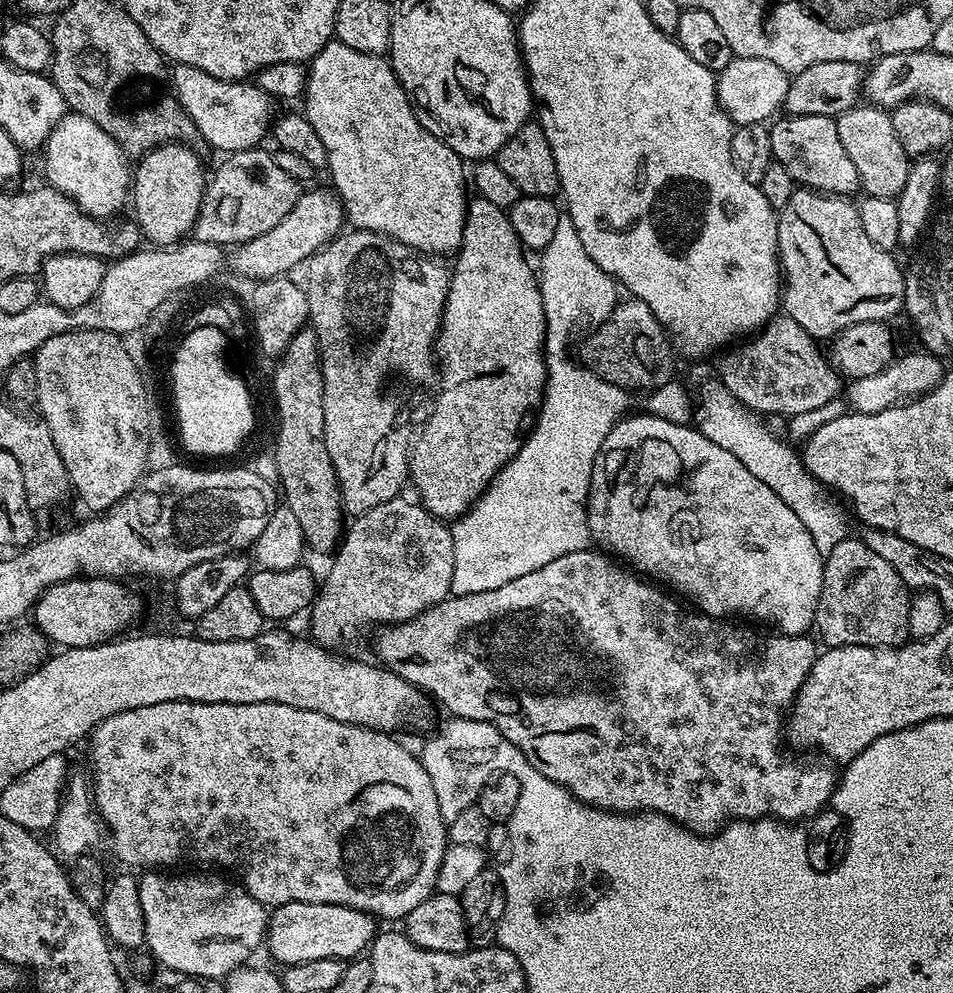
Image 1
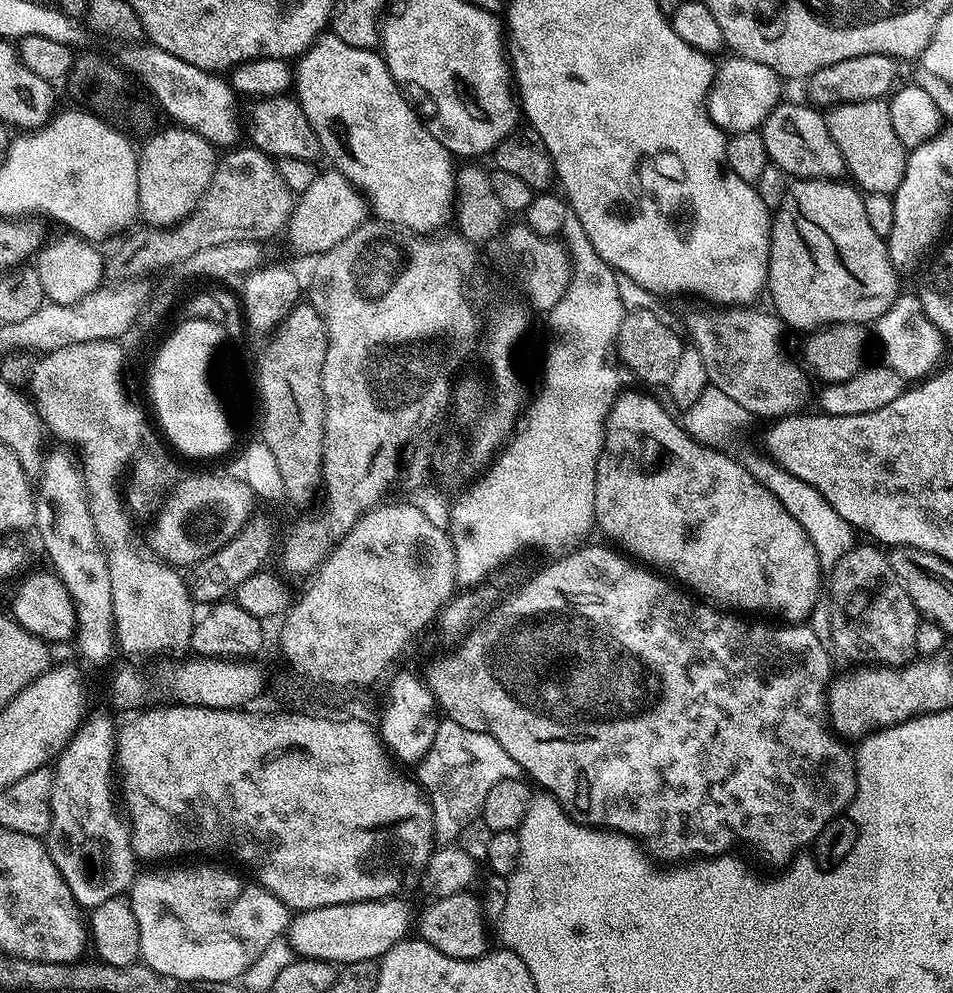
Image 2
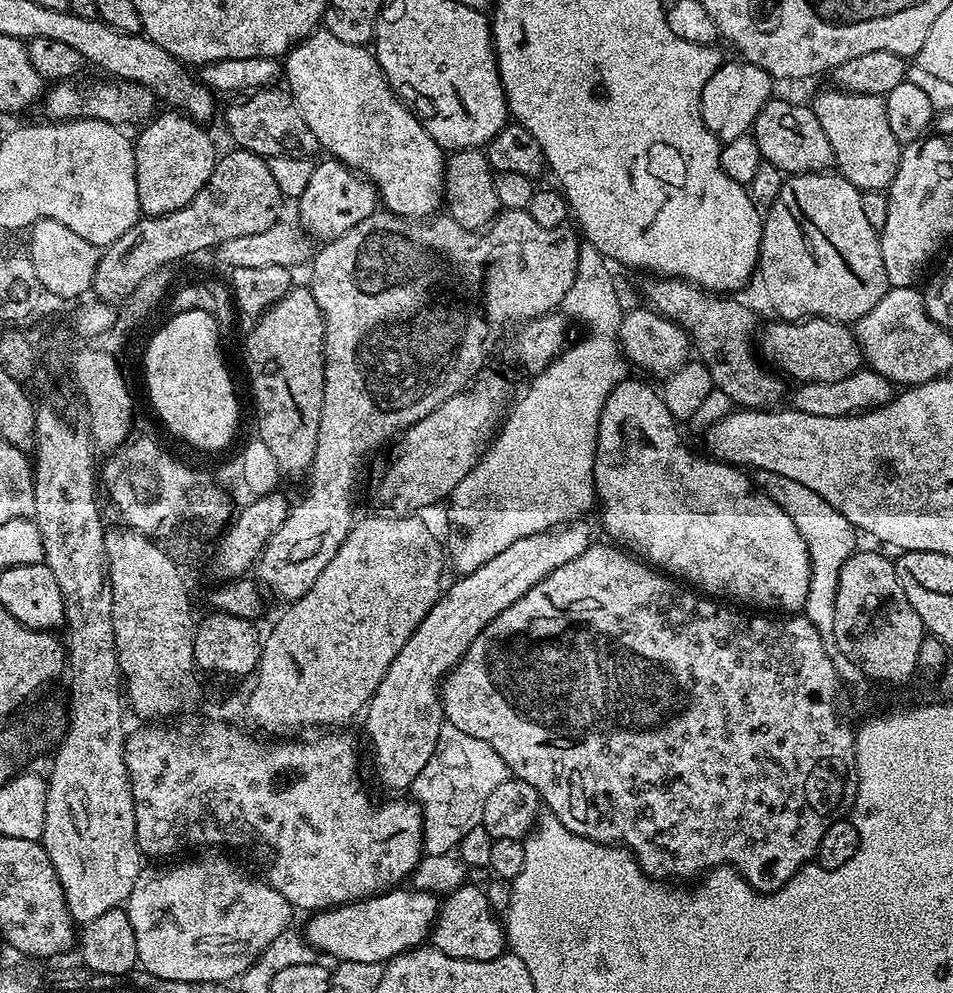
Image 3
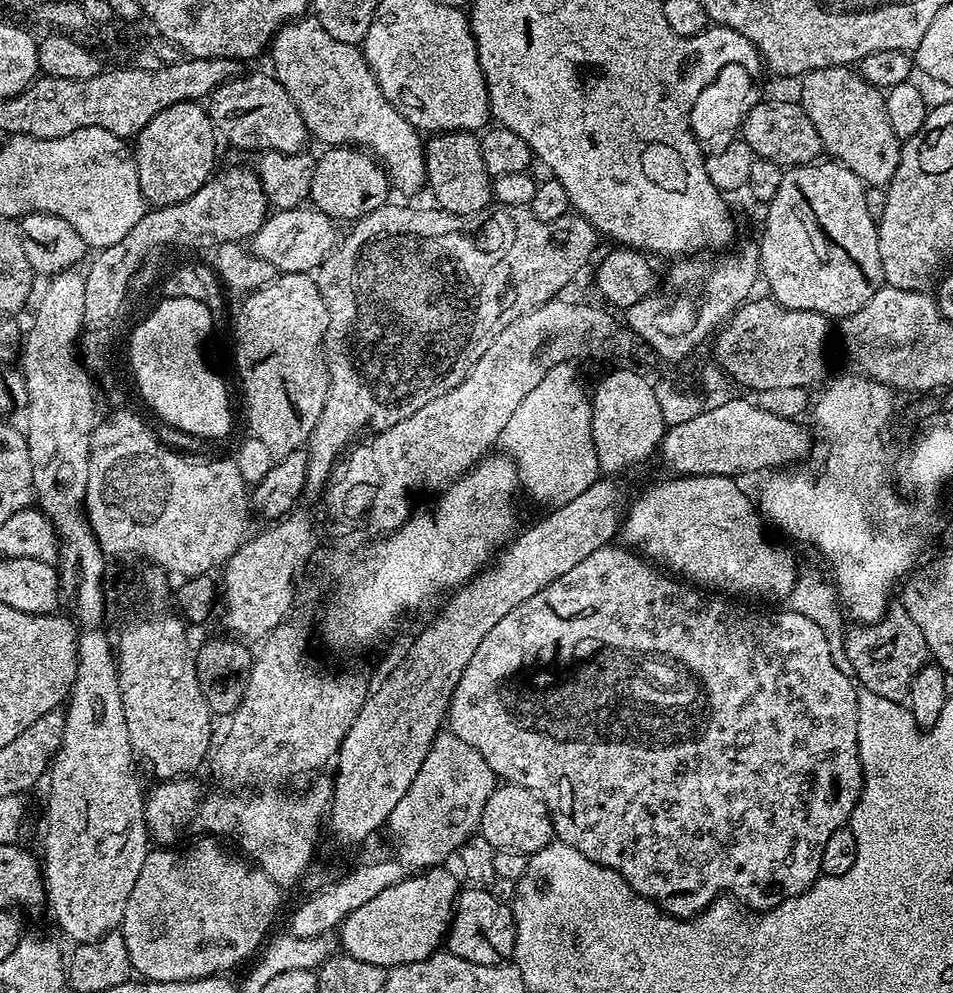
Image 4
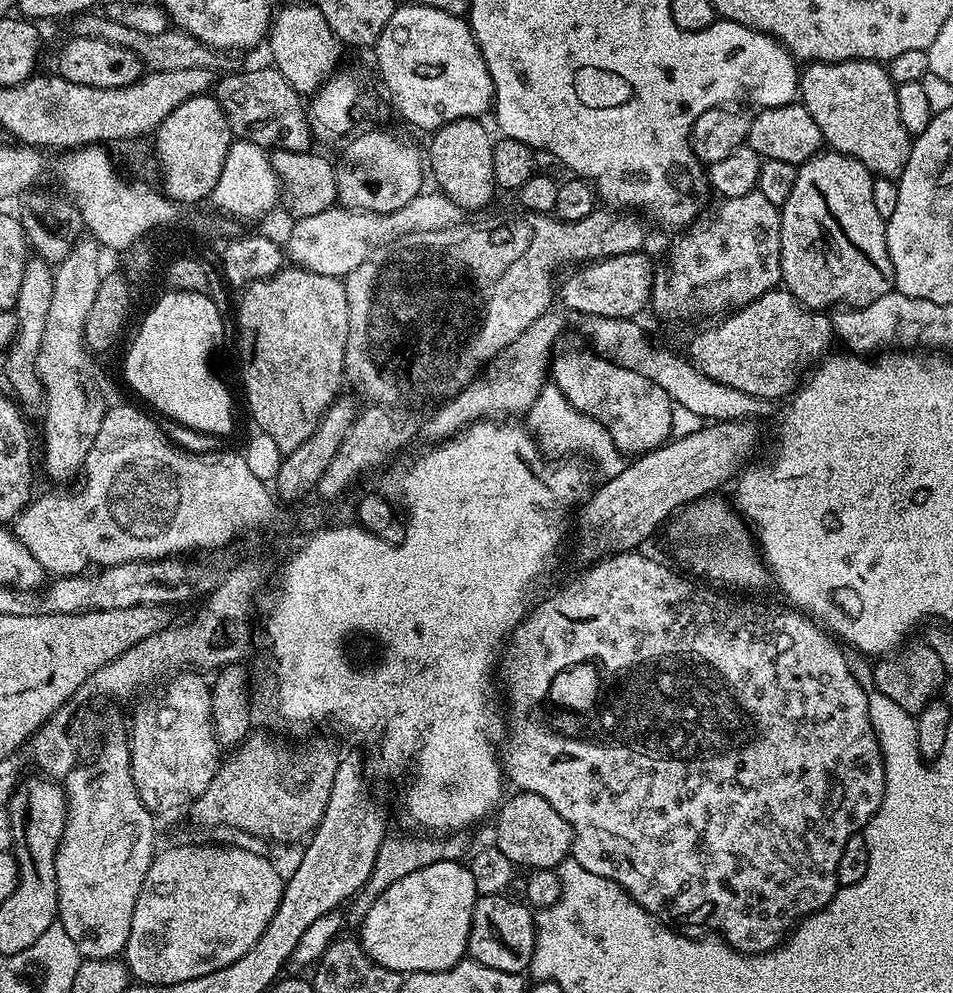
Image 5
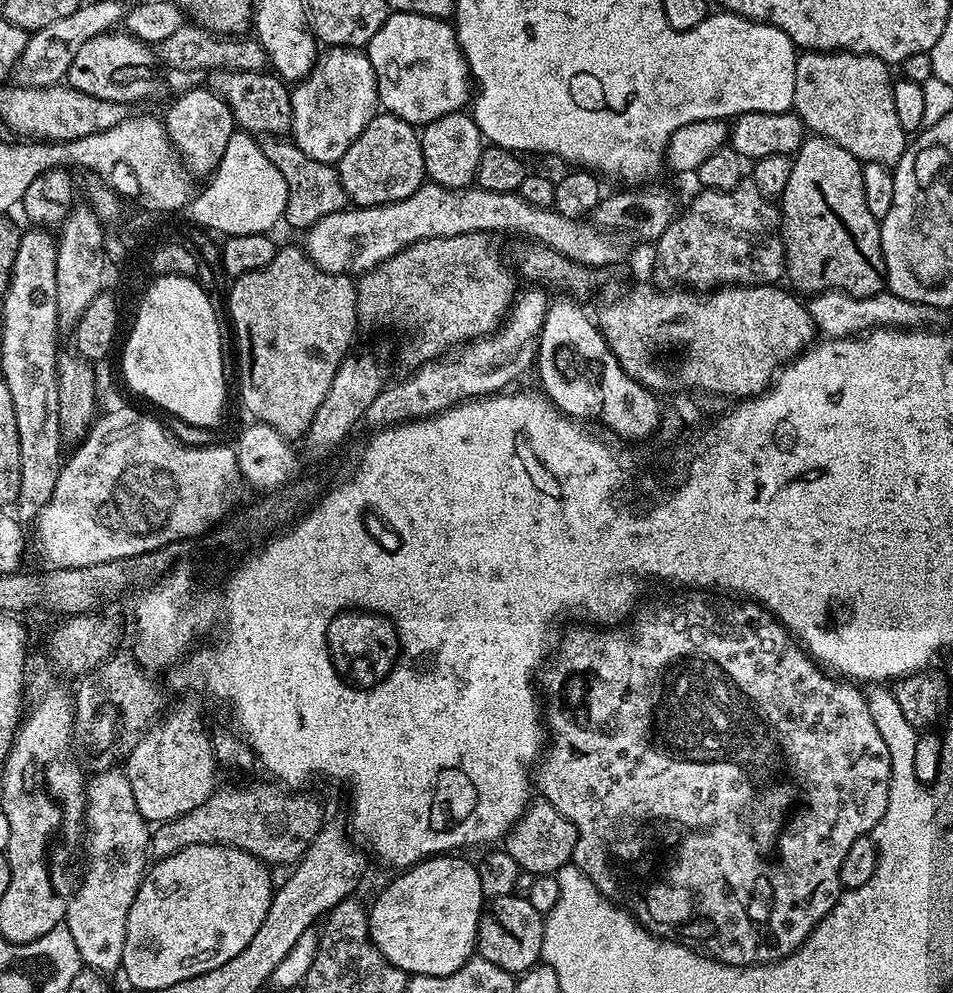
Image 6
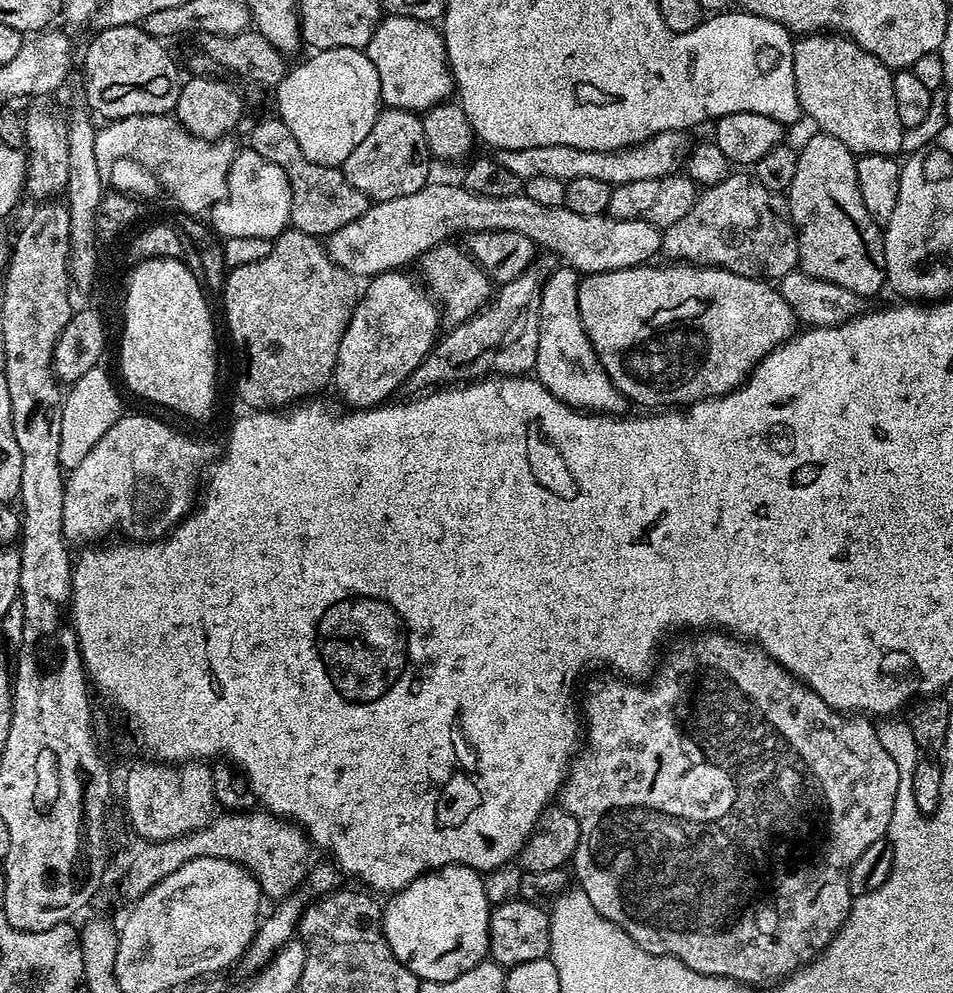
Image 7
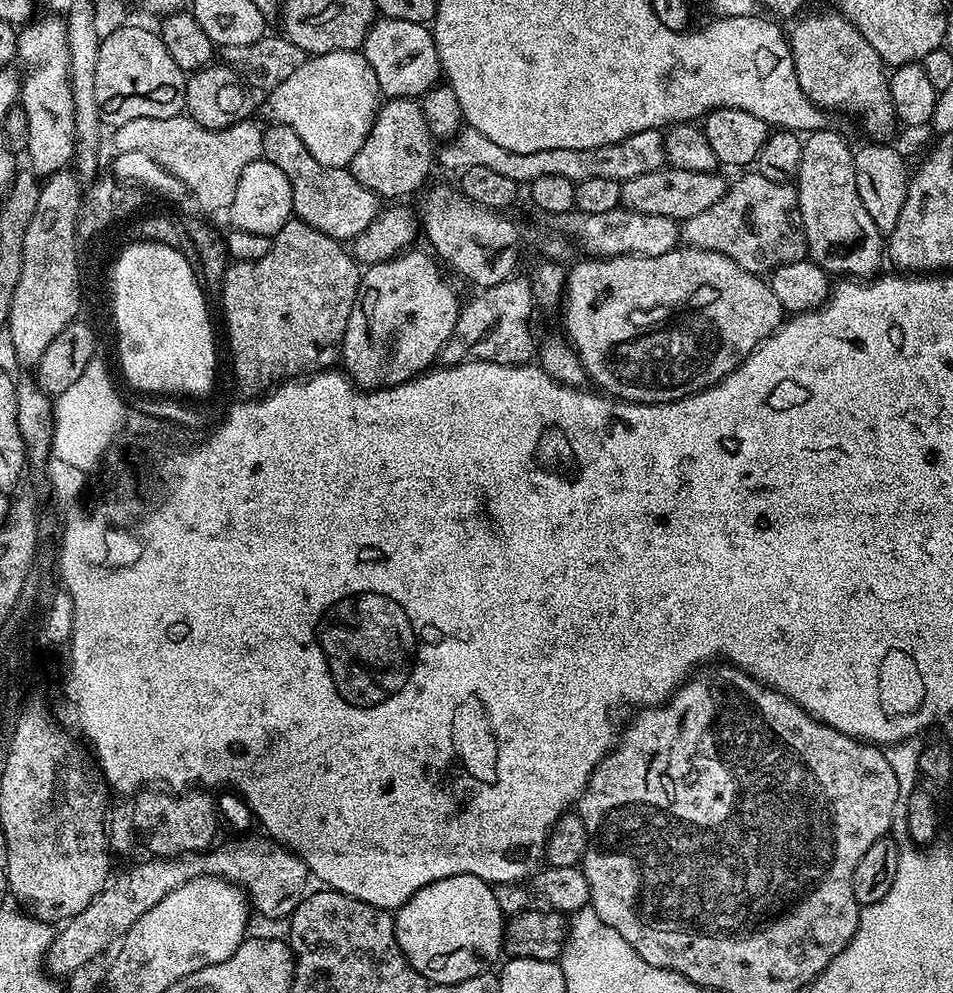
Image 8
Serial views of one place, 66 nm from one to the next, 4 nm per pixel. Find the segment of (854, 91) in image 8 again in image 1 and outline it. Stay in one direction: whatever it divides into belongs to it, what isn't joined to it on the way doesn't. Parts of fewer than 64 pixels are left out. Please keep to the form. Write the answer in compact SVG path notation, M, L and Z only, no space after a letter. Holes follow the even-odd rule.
M875 106L860 107L850 107L841 116L835 117L838 138L842 138L842 146L846 150L846 154L849 155L850 162L854 162L854 167L858 170L861 189L869 196L896 200L900 195L900 191L906 186L910 158L906 154L906 150L902 150L902 142L898 142L898 134L894 130L894 122L891 115Z

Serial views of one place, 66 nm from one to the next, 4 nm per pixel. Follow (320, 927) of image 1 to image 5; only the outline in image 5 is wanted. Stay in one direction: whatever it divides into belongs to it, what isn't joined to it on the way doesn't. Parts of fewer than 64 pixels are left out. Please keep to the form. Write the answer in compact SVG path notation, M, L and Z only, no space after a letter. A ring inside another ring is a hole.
M460 860L436 861L398 879L370 906L369 913L359 921L358 939L364 953L392 972L441 972L453 968L465 959L468 951L468 935L472 911L476 905L474 874L467 863Z

